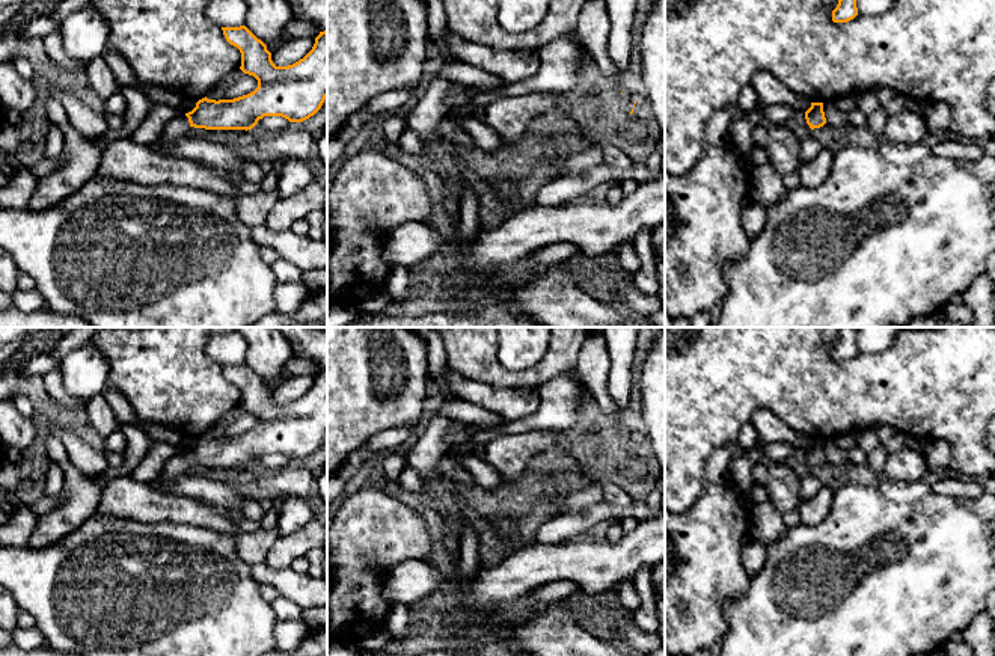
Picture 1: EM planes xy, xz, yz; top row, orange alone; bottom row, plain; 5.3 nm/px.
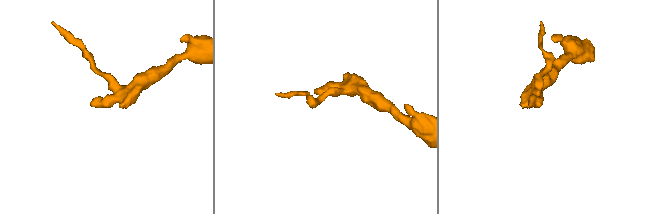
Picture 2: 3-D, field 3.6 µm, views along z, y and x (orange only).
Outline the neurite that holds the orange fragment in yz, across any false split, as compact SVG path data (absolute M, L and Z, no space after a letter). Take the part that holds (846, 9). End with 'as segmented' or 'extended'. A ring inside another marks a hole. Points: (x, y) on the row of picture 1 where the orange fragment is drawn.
M838 0L837 8L832 11L834 23L847 23L858 15L856 0Z; as segmented

